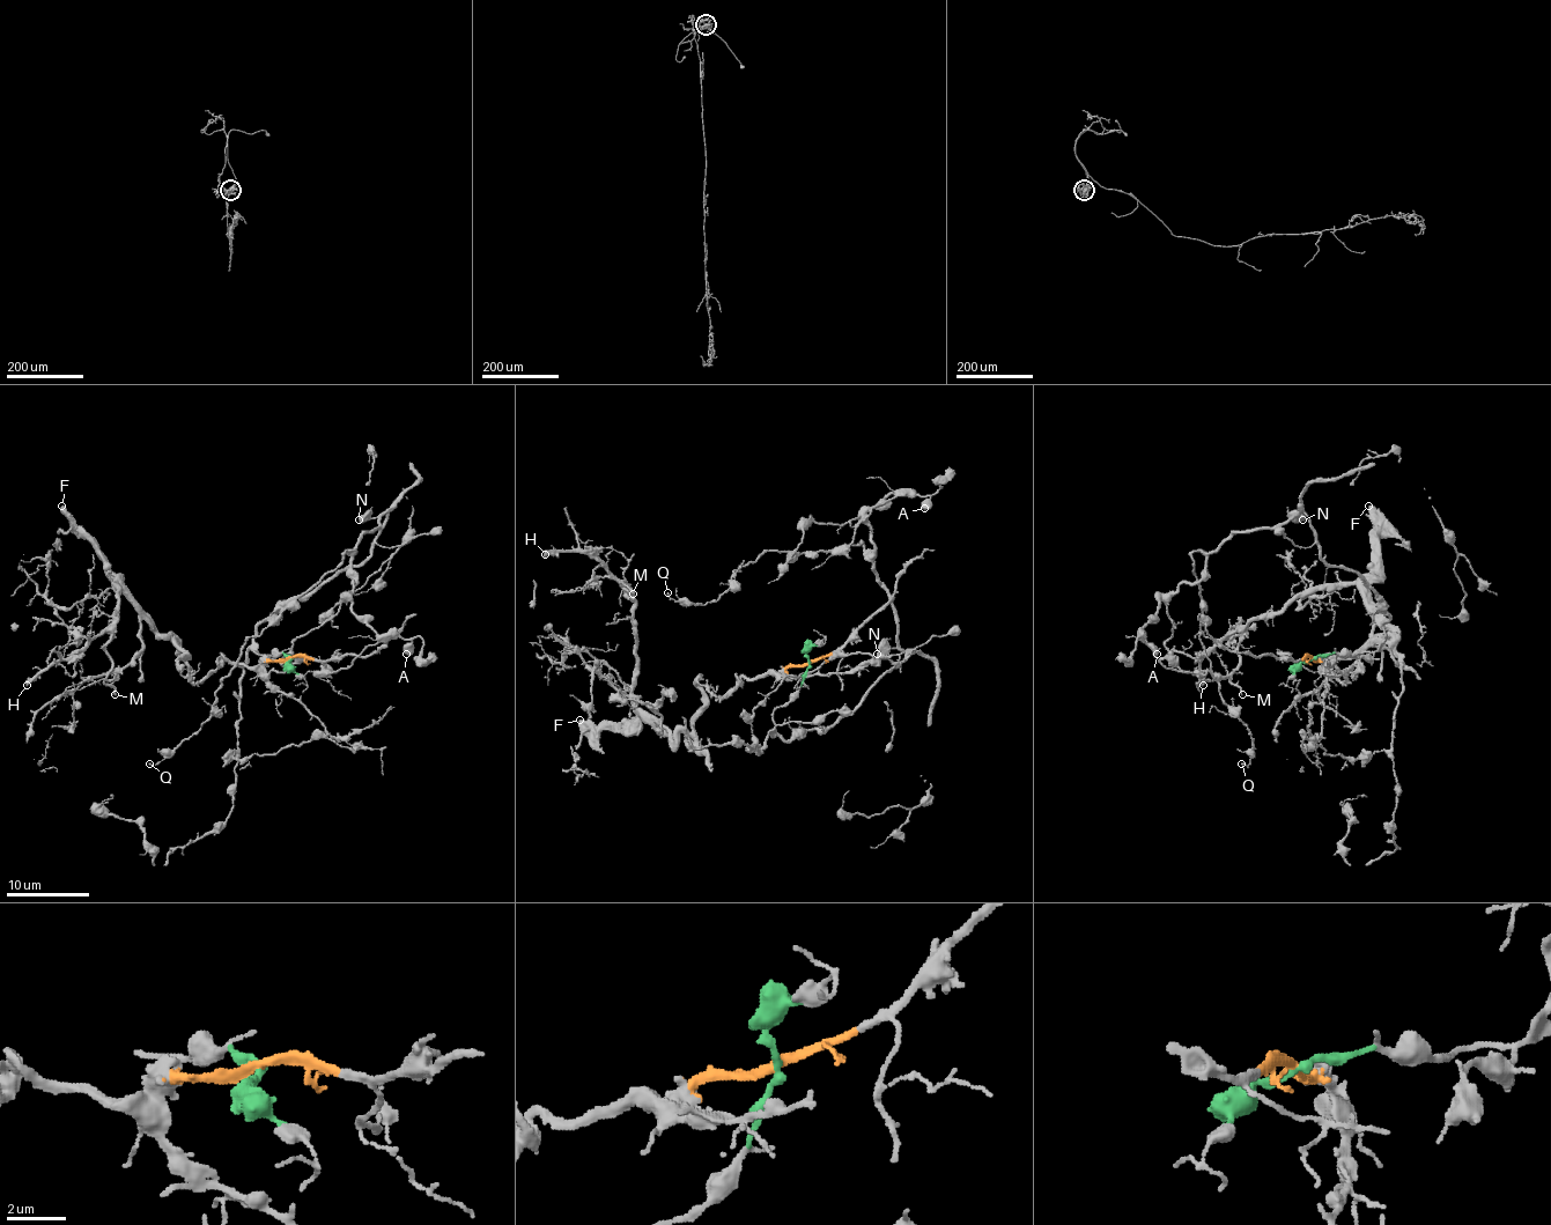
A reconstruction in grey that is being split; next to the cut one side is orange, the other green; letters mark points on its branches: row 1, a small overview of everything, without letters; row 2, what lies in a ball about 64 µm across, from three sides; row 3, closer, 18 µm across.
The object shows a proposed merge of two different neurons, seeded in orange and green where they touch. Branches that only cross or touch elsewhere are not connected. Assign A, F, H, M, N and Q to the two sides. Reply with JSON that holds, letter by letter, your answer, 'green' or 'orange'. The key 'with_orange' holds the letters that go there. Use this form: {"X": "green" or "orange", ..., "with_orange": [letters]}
{"A": "green", "F": "orange", "H": "orange", "M": "orange", "N": "green", "Q": "green", "with_orange": ["F", "H", "M"]}

